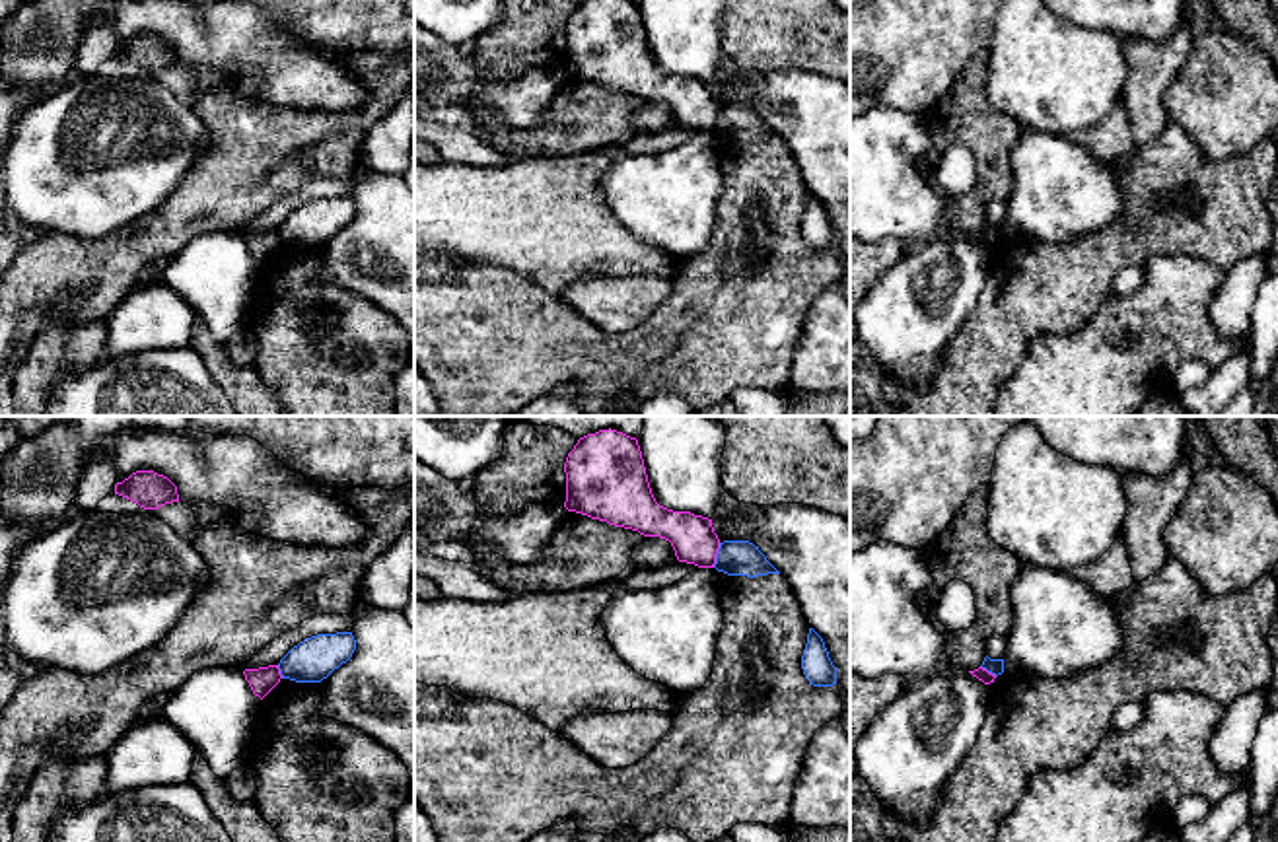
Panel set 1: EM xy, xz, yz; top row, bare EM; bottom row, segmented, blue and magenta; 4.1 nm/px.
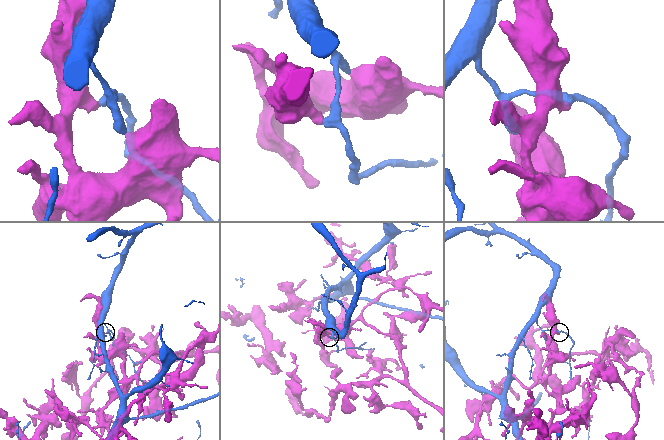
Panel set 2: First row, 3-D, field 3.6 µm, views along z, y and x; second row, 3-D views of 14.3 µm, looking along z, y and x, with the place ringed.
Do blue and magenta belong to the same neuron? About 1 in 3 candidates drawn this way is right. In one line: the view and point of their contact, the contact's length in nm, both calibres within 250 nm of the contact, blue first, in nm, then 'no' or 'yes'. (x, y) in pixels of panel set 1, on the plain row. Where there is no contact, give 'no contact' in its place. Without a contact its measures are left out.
xz (716, 119) | 110 nm | 140/190 nm | no

